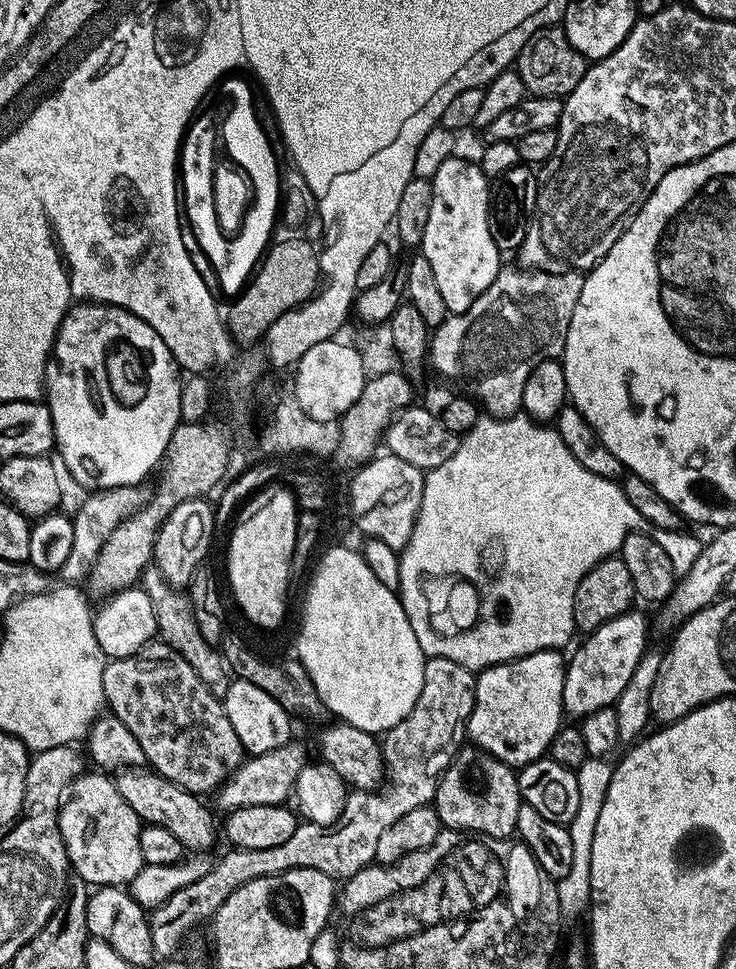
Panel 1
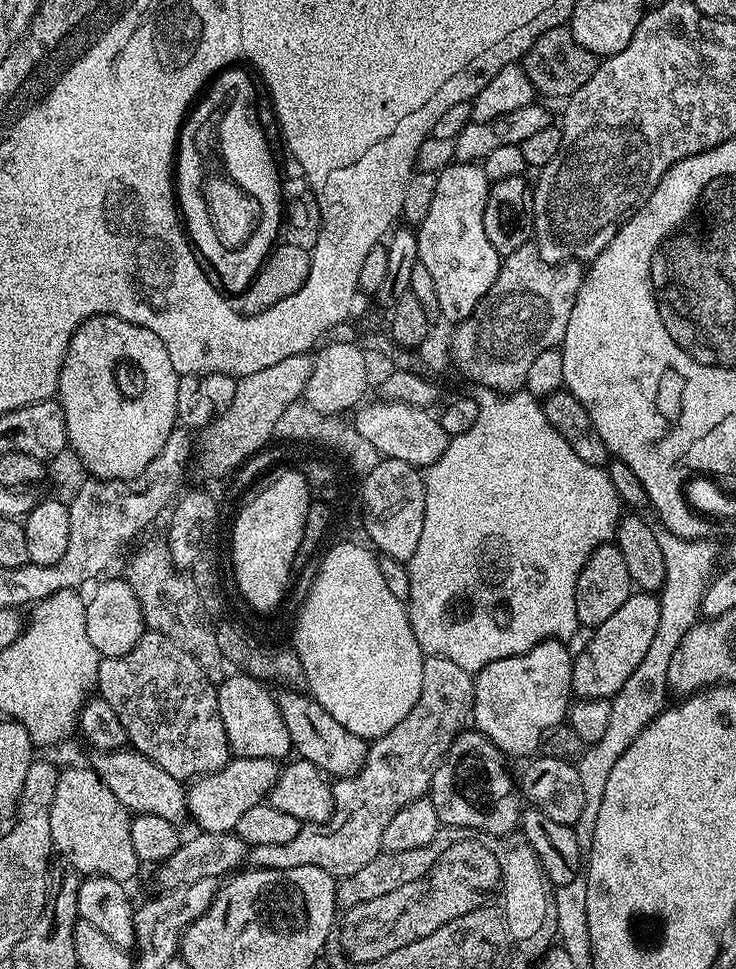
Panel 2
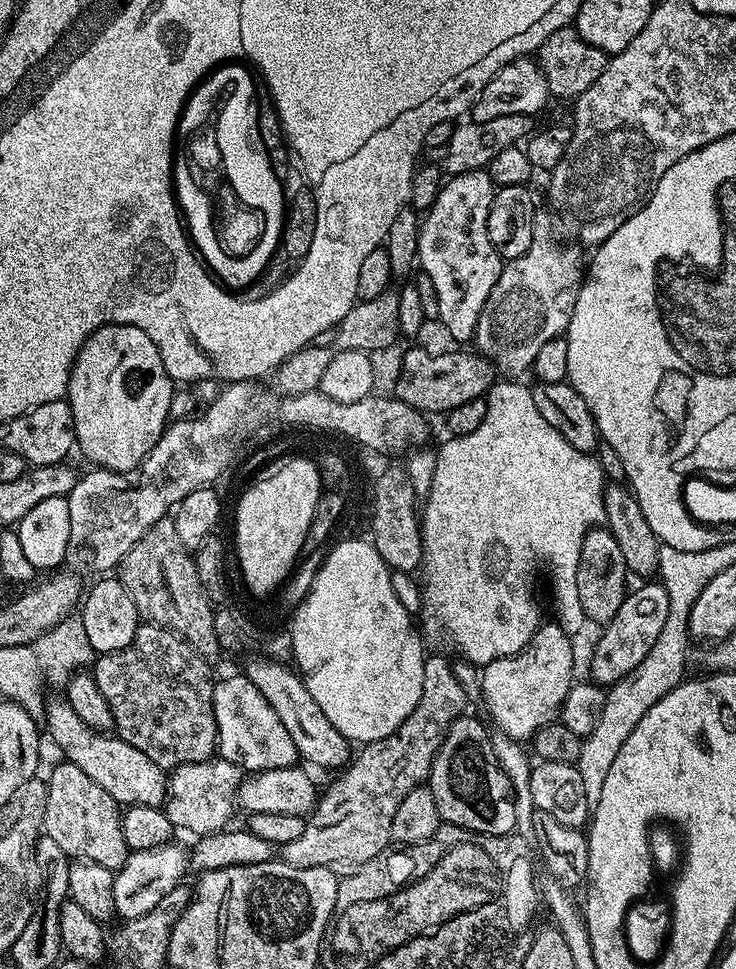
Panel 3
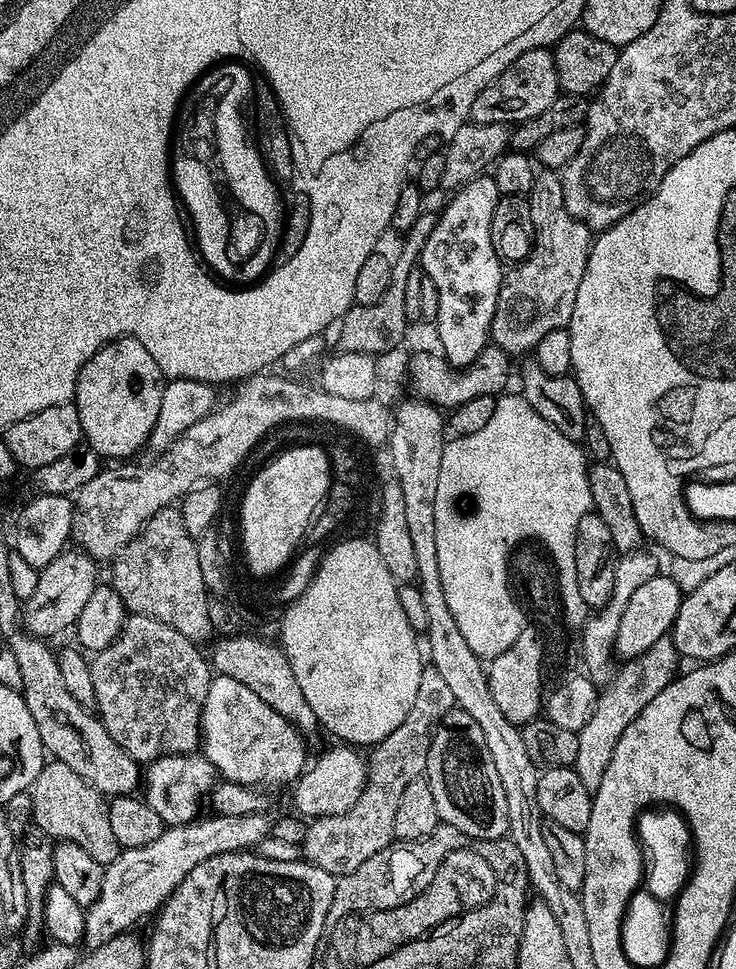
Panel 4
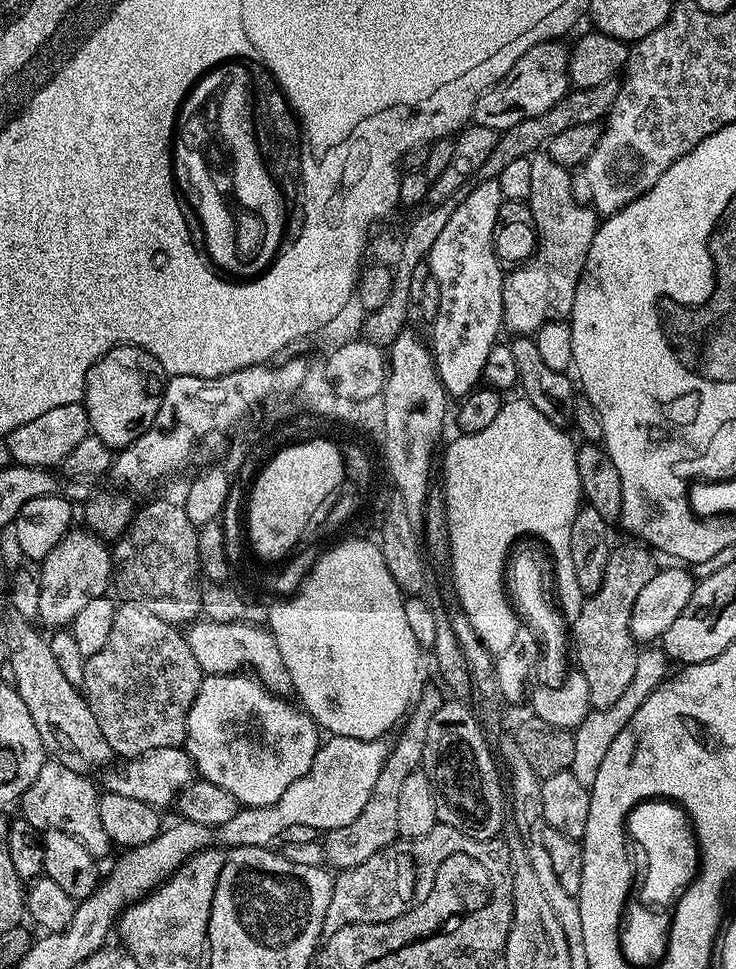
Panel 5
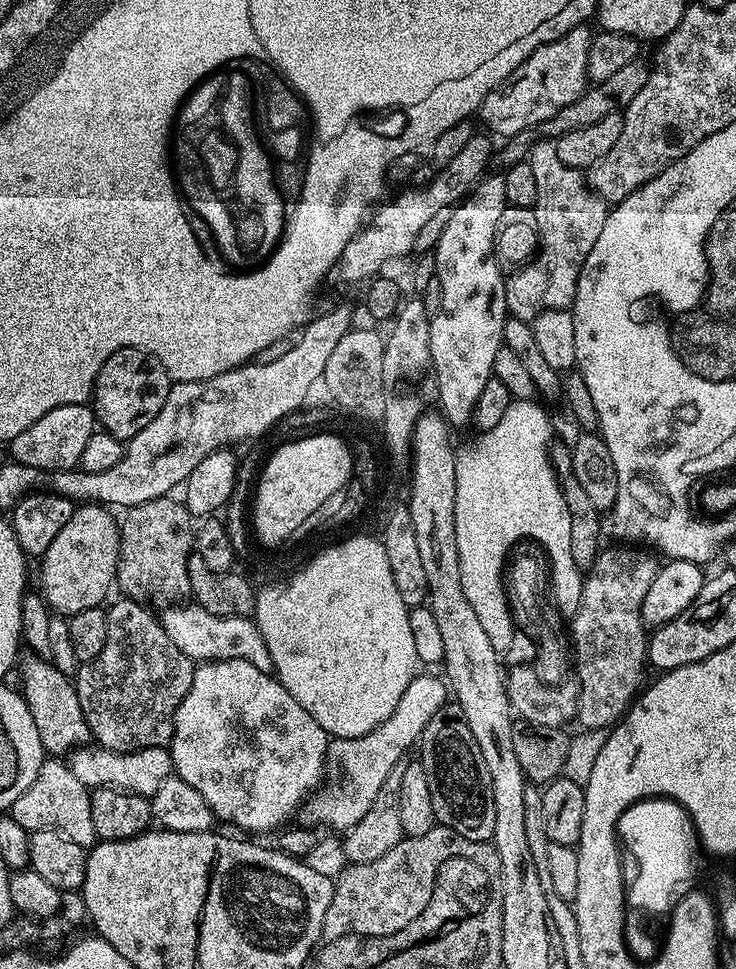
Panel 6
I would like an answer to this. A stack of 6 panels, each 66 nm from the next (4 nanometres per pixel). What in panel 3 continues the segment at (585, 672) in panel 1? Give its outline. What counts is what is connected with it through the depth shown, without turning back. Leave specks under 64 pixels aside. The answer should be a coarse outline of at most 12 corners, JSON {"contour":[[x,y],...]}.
{"contour":[[656,582],[625,595],[592,652],[615,686],[658,642],[674,606]]}

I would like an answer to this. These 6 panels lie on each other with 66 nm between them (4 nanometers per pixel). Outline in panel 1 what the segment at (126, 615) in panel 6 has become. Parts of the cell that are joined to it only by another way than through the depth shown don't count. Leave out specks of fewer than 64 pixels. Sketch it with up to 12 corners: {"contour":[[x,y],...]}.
{"contour":[[168,644],[108,660],[151,771],[215,793],[244,763],[221,697]]}

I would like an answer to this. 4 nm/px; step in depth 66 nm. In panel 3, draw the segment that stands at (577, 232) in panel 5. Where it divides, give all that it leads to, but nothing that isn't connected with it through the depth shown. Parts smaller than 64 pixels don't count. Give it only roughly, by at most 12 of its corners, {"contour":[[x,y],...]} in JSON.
{"contour":[[537,219],[503,265],[475,351],[508,378],[567,333],[586,271],[579,243]]}

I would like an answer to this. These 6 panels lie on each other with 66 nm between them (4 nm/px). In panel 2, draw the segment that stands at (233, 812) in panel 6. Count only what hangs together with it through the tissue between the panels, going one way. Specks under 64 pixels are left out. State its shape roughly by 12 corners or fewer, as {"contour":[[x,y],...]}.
{"contour":[[232,674],[216,697],[237,757],[293,751],[276,697]]}

